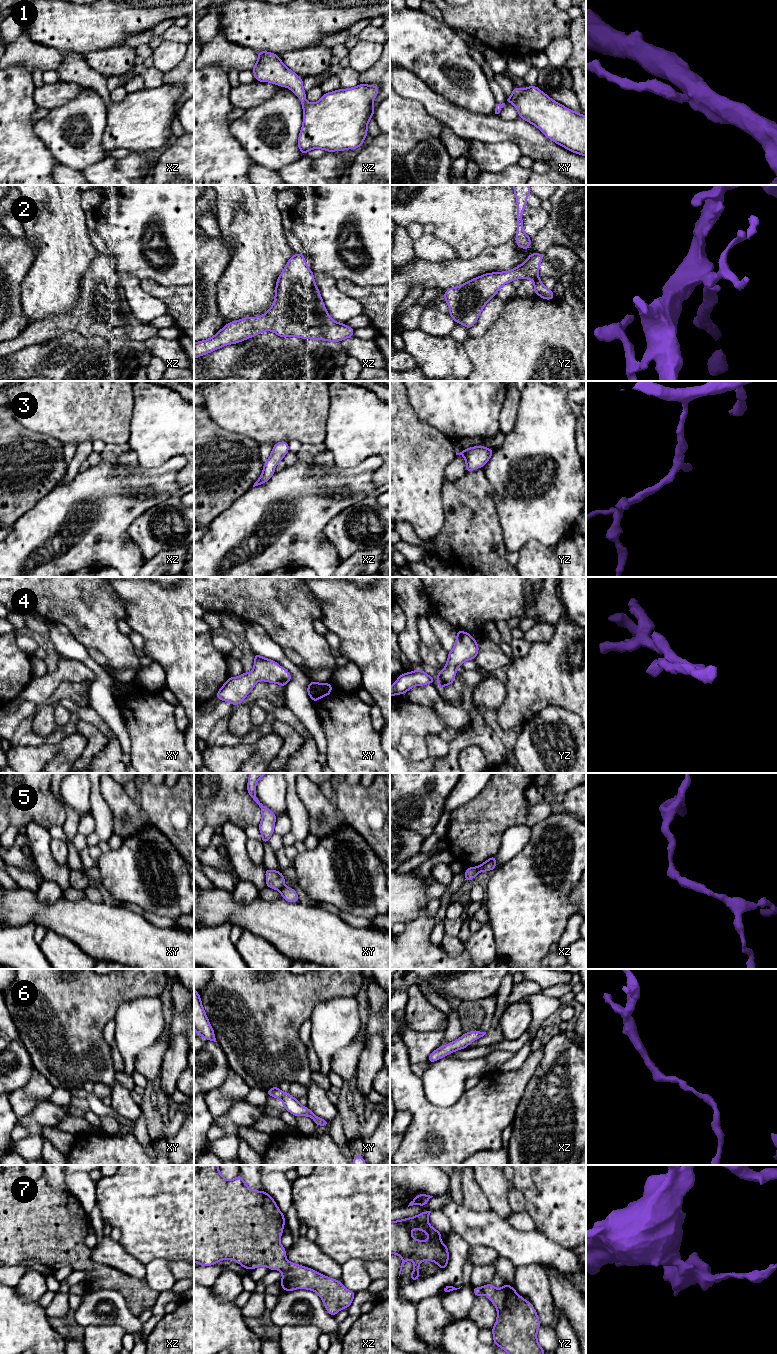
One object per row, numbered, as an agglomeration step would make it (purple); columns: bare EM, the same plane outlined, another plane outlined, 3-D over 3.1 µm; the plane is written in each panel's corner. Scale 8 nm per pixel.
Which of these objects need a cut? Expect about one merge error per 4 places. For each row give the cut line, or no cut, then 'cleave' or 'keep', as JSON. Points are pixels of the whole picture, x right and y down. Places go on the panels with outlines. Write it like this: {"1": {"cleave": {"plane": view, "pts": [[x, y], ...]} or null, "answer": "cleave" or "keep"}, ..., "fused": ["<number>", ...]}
{"1": {"cleave": null, "answer": "keep"}, "2": {"cleave": null, "answer": "keep"}, "3": {"cleave": null, "answer": "keep"}, "4": {"cleave": null, "answer": "keep"}, "5": {"cleave": {"plane": "xy", "pts": [[283, 885], [279, 890]]}, "answer": "cleave"}, "6": {"cleave": null, "answer": "keep"}, "7": {"cleave": null, "answer": "keep"}, "fused": ["5"]}

